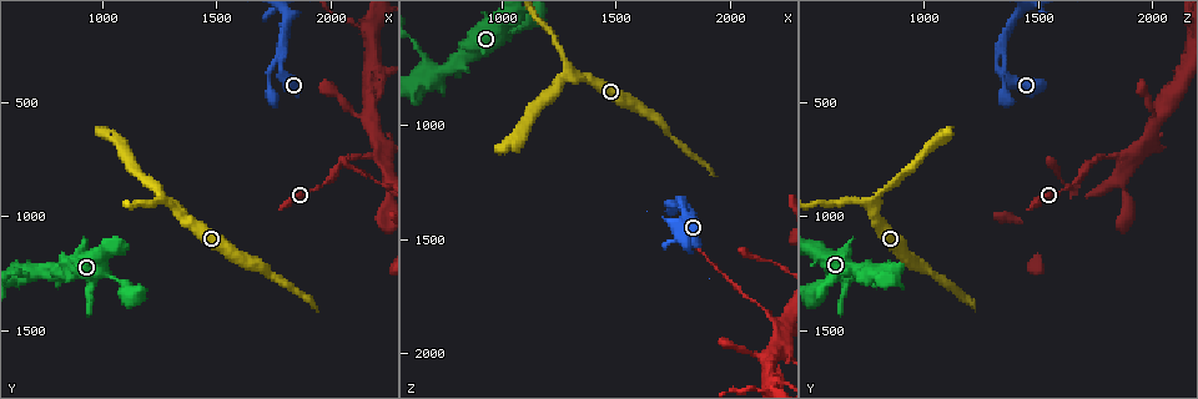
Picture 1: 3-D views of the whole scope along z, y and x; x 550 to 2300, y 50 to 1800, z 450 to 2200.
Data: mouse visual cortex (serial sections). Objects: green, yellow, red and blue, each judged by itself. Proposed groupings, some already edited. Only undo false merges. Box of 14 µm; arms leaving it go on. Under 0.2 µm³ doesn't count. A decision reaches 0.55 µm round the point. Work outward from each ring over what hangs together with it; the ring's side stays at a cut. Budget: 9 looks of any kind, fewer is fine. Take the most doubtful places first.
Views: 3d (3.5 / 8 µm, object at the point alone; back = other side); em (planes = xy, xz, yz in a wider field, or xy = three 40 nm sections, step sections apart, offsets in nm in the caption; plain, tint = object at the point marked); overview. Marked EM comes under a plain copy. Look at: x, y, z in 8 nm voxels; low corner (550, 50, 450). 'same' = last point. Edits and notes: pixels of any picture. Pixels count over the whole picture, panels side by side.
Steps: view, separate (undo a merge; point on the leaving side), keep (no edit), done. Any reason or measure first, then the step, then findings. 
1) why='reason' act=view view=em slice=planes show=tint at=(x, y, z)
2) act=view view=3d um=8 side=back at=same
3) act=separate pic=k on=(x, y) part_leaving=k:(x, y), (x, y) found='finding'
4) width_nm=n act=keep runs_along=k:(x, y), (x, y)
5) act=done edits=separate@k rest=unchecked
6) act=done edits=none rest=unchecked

act=view view=3d um=3.5 side=back at=(1770, 330, 1330)

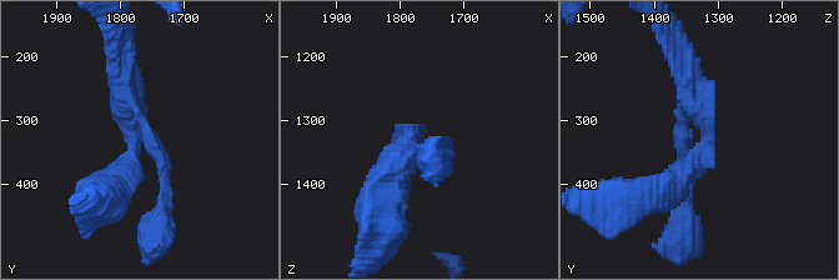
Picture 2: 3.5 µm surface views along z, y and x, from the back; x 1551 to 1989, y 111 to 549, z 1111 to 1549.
why='now the EM' act=view view=em slice=xy step=1 show=tint at=(1785, 330, 1315)

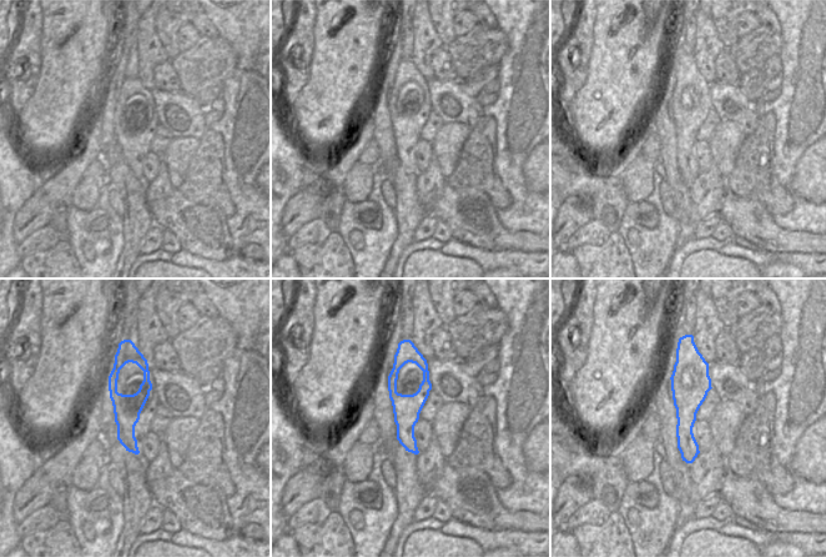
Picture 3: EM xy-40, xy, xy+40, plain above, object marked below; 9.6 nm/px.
act=view view=em slice=xy step=2 show=tint at=same

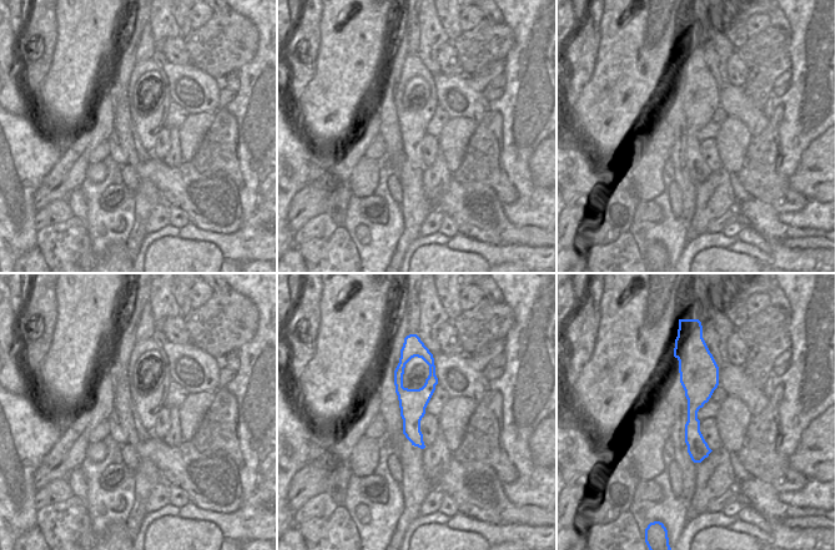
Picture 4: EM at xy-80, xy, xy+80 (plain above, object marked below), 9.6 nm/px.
act=keep runs_along=2:(656, 189), (707, 146), (684, 63) found='one cell here'

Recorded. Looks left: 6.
why='sudden change in width' act=view view=3d um=8 side=back at=(2180, 730, 1840)

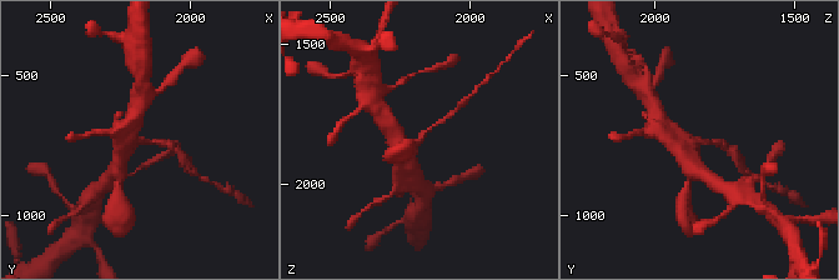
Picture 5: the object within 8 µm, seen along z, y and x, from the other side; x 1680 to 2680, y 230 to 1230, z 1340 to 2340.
why='closer look' act=view view=3d um=3.5 at=(2190, 730, 1840)

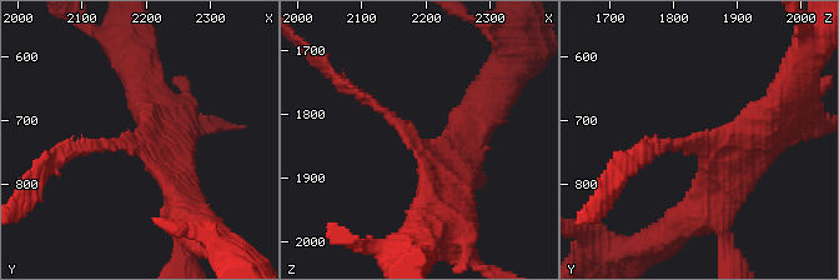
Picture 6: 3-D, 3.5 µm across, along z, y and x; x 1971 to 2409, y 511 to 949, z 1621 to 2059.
why='shape alone is not enough' act=view view=em slice=xy step=2 show=tint at=(2180, 735, 1840)

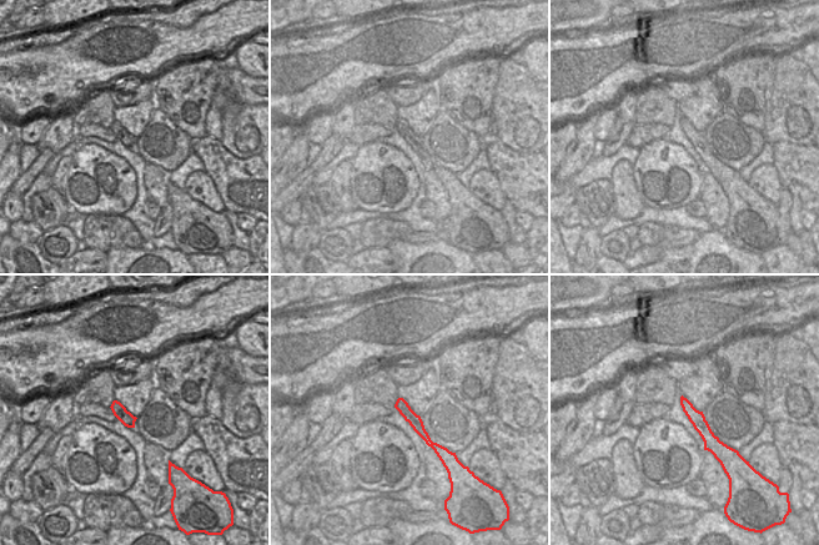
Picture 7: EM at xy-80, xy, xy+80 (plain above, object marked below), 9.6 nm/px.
act=keep runs_along=7:(400, 402), (442, 457) found='one cell here'

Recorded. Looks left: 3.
why='three-way junction' act=view view=3d um=3.5 at=(660, 1250, 750)

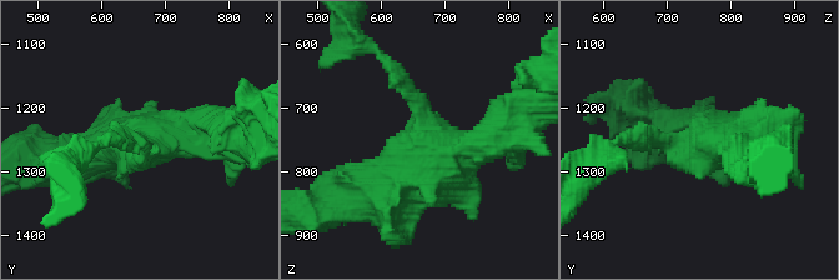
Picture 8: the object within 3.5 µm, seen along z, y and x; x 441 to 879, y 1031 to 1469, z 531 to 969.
why='now the EM' act=view view=em slice=planes show=tint at=(665, 1255, 740)

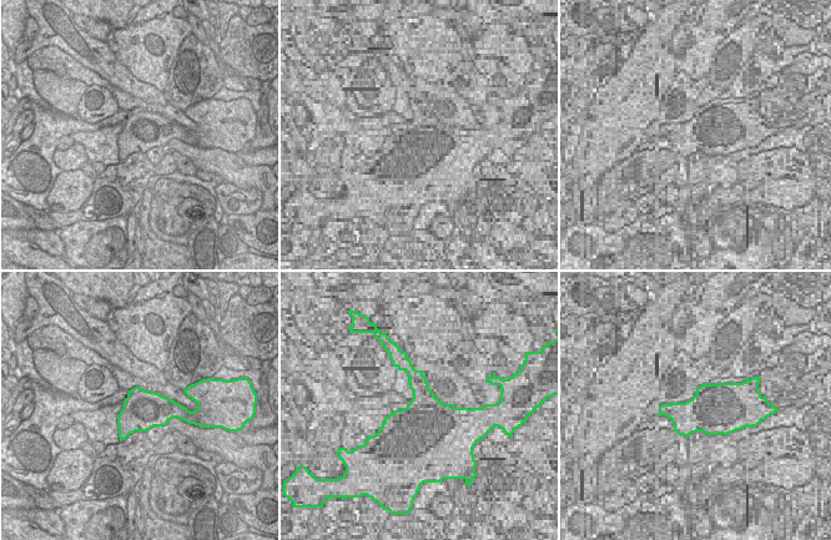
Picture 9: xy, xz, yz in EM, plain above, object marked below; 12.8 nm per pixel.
act=keep runs_along=8:(516, 131), (393, 218) found='one cell here'

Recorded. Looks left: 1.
act=done edits=none rest=unchecked

